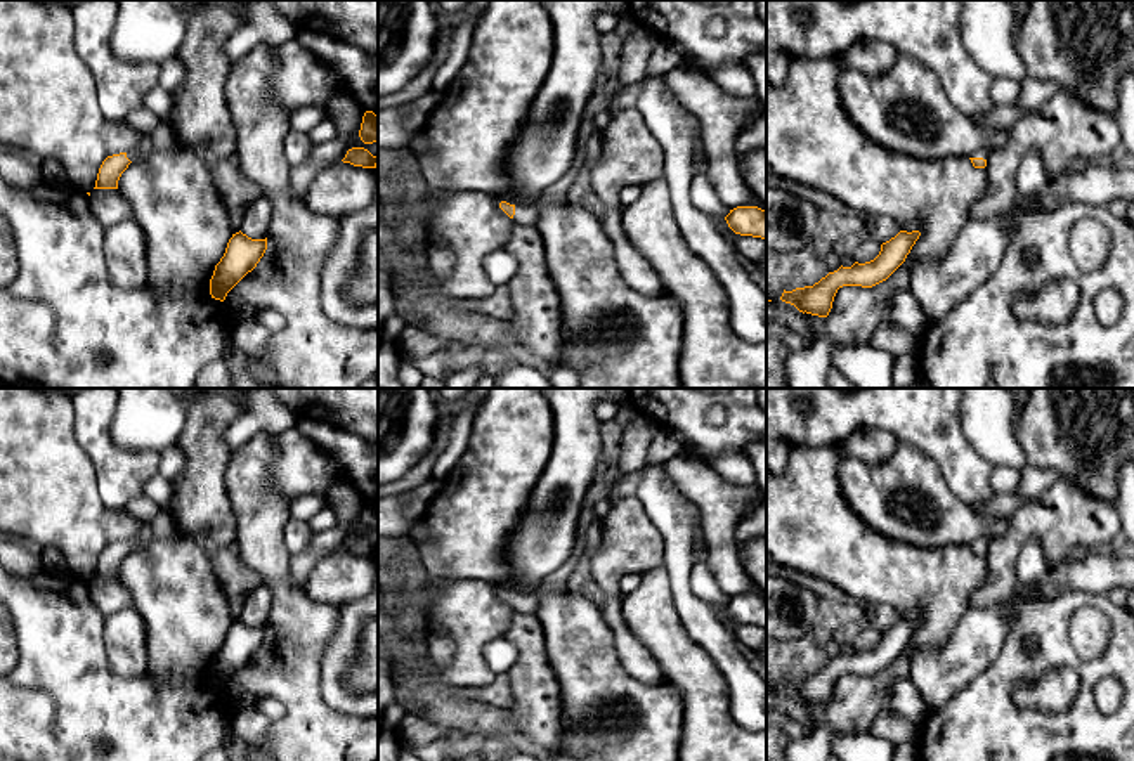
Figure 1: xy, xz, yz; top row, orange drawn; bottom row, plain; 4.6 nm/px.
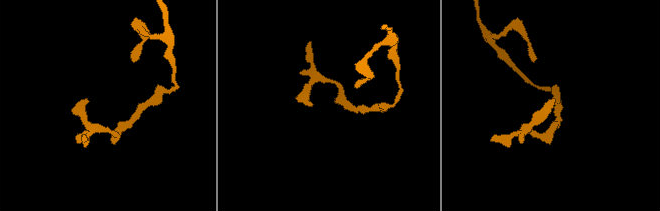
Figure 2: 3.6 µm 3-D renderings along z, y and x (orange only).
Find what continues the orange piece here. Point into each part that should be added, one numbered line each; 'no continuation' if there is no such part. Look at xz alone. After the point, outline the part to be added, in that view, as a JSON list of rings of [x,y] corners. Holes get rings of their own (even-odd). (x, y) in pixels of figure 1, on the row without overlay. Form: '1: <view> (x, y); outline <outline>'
1: xz (524, 604); outline [[[515,595],[513,612],[532,615],[538,608],[538,598],[531,595]]]

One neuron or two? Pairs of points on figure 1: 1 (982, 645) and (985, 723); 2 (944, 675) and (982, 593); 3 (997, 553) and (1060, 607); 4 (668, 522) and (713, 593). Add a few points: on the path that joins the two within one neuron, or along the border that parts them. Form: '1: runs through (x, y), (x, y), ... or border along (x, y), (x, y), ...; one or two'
1: border along (1006, 635), (999, 654), (952, 695); two
2: border along (1010, 597), (997, 604), (971, 609); two
3: border along (1018, 583), (1010, 597); two
4: border along (694, 553), (690, 588), (710, 602); two

